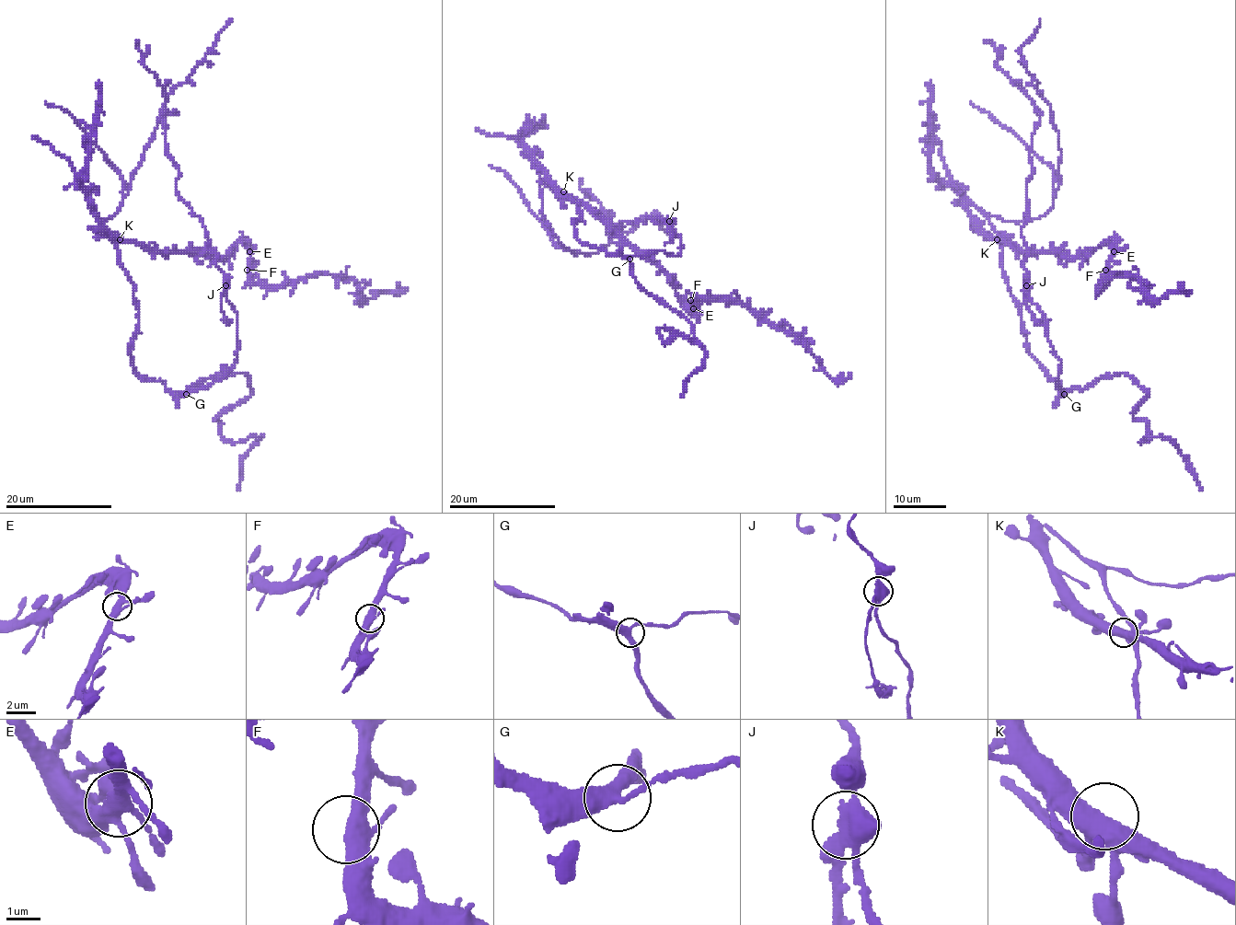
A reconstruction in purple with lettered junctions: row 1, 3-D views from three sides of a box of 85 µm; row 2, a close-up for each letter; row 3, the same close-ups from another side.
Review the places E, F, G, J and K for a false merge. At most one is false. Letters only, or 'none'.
J

